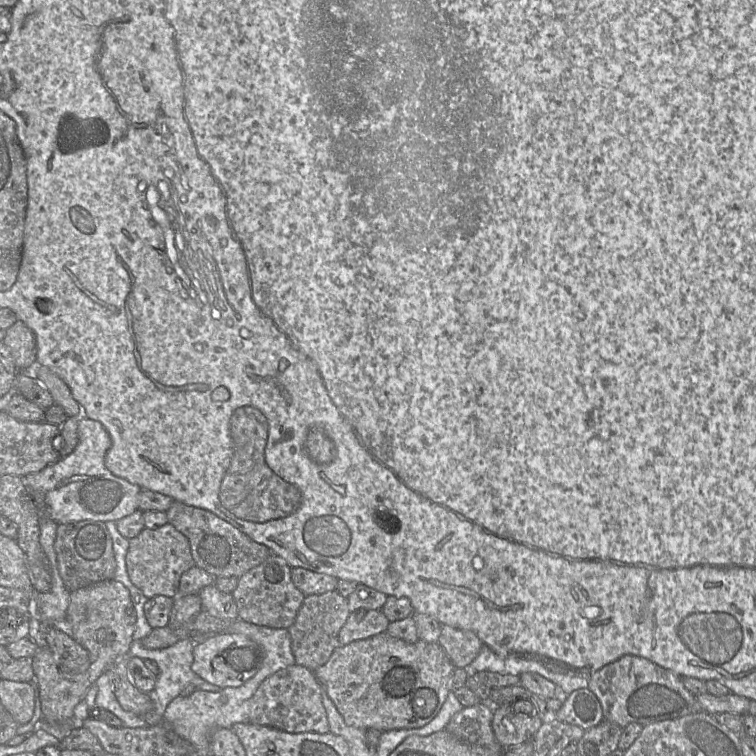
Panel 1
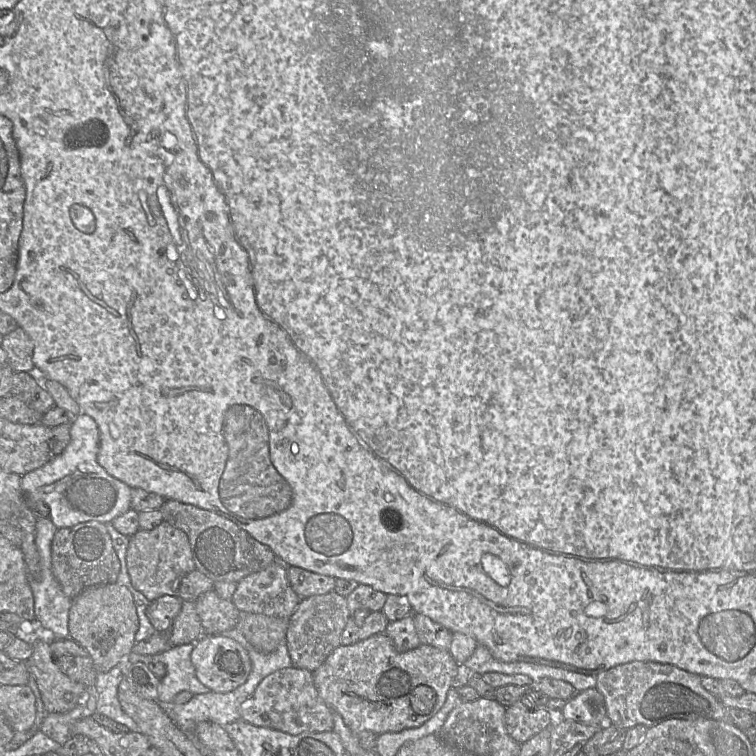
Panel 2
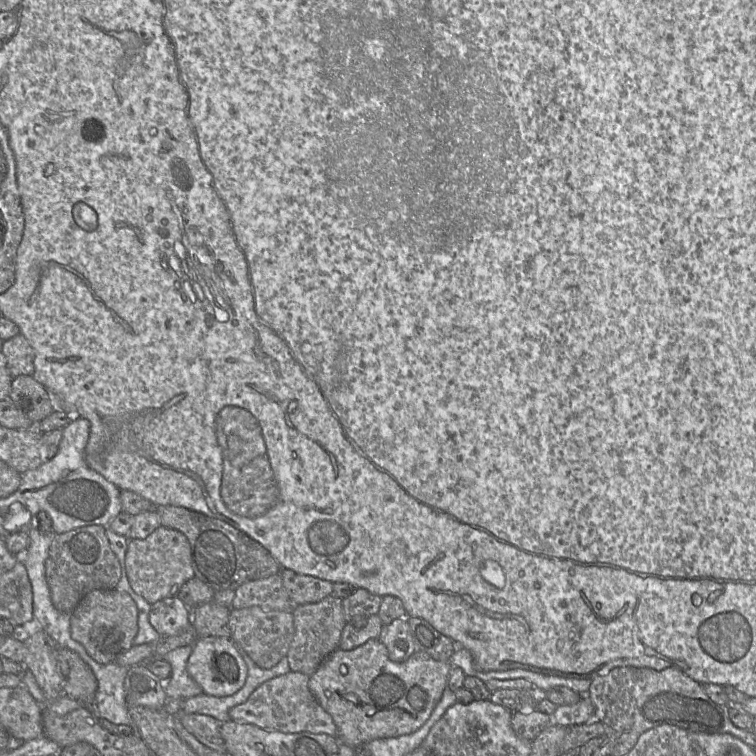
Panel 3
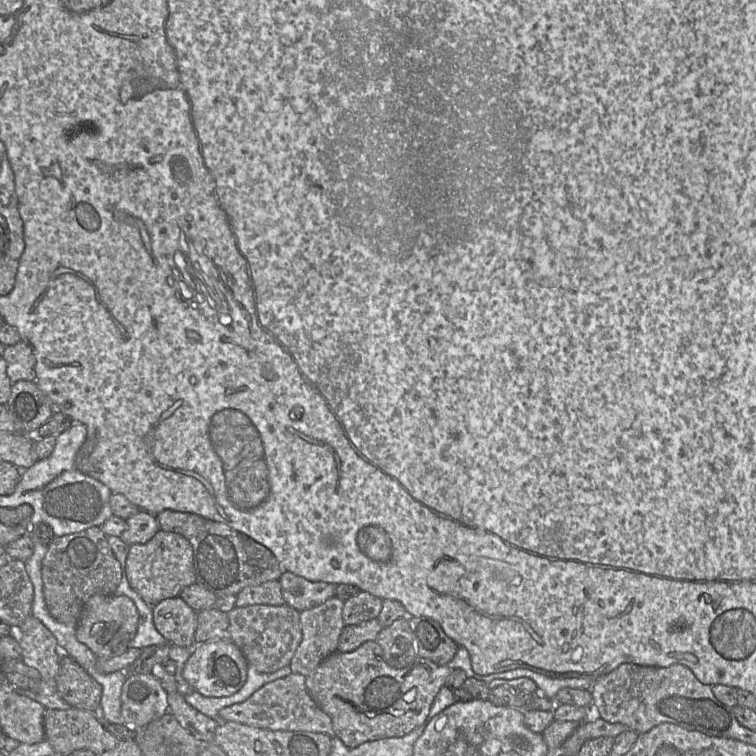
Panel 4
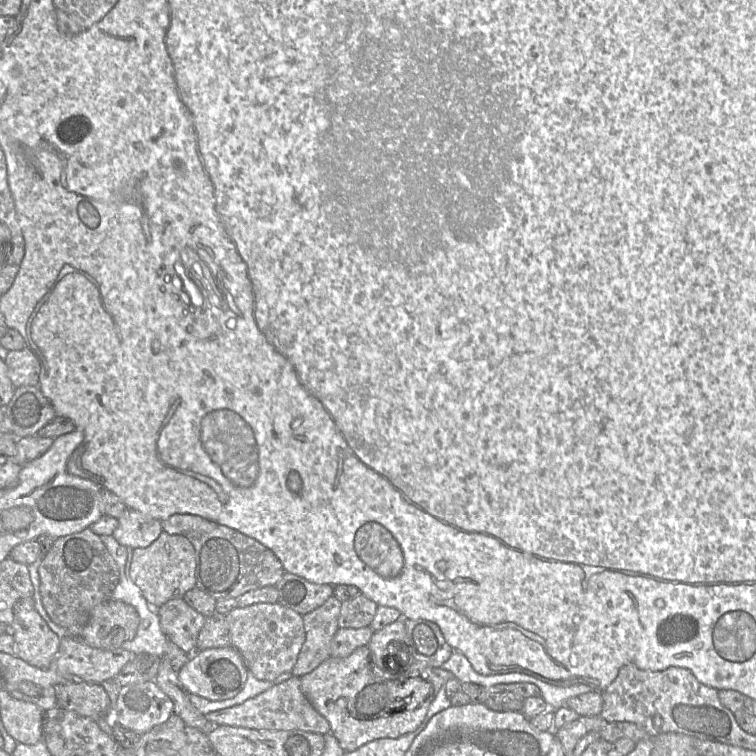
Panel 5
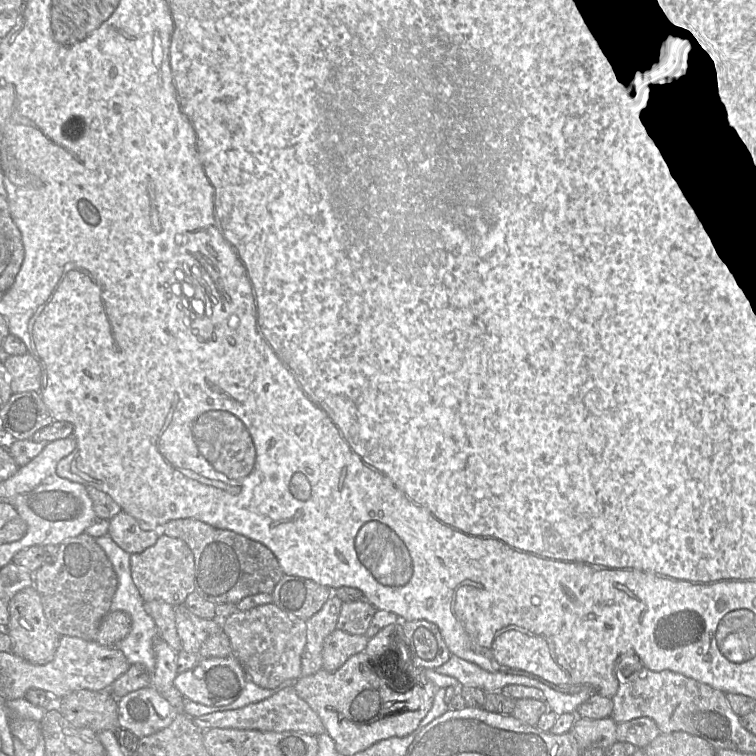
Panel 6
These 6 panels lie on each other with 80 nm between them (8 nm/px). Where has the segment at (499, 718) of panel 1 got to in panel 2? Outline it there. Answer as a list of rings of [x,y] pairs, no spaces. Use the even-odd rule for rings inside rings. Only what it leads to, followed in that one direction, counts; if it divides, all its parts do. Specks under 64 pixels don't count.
[[[518,700],[514,705],[506,708],[504,725],[508,735],[522,744],[550,727],[550,714],[545,709],[529,711]]]

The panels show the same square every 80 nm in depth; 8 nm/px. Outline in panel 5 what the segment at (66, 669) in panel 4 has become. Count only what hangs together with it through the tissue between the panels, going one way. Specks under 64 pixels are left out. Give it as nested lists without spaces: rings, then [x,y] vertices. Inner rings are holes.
[[[85,681],[56,686],[58,706],[81,716],[98,720],[109,715],[111,702],[102,684]]]

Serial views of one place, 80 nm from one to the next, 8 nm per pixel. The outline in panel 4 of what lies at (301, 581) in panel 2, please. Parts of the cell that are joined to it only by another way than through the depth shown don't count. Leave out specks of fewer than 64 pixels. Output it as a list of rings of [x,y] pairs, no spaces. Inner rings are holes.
[[[284,571],[281,574],[279,582],[285,603],[298,612],[318,606],[330,597],[335,596],[335,587],[339,585],[322,581],[310,581],[289,571]]]

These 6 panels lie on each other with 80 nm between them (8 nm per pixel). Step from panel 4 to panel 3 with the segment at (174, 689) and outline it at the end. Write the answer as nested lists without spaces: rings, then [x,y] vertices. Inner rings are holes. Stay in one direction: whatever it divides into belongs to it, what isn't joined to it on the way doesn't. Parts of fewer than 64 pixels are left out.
[[[181,712],[178,719],[201,743],[219,753],[227,753],[220,732],[222,722],[212,716],[197,713],[187,714]]]

